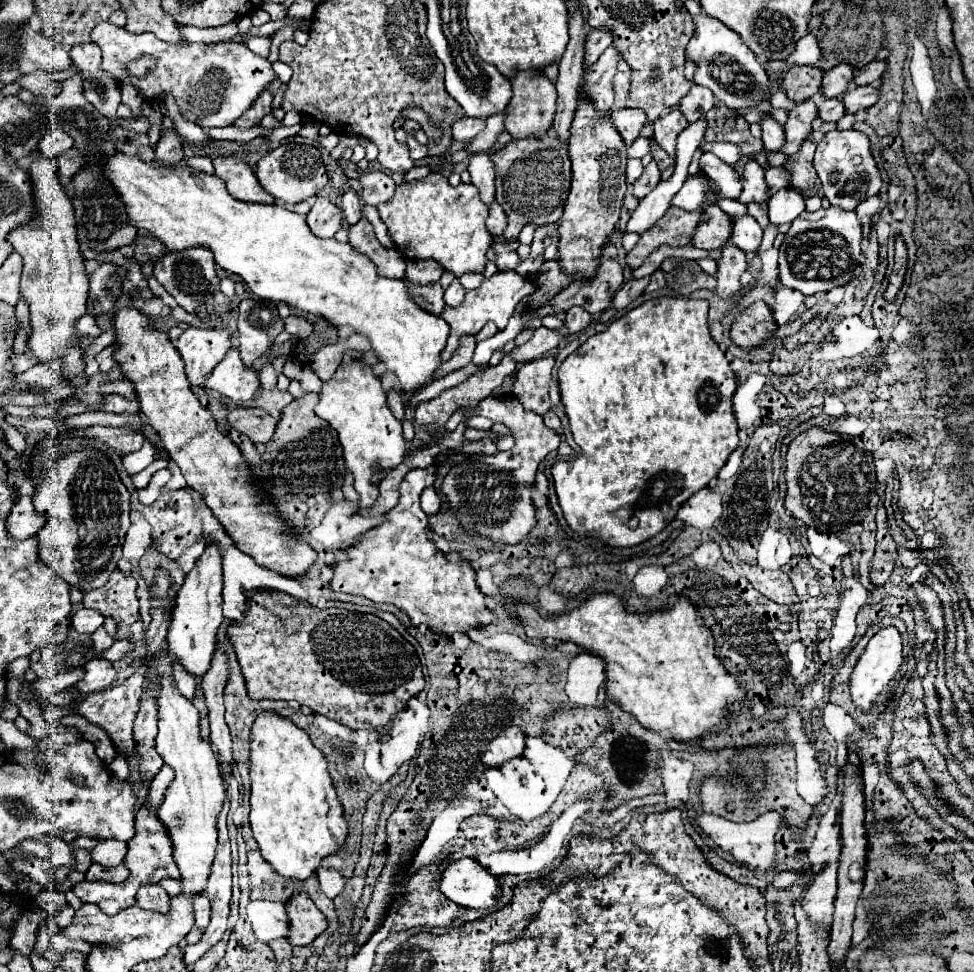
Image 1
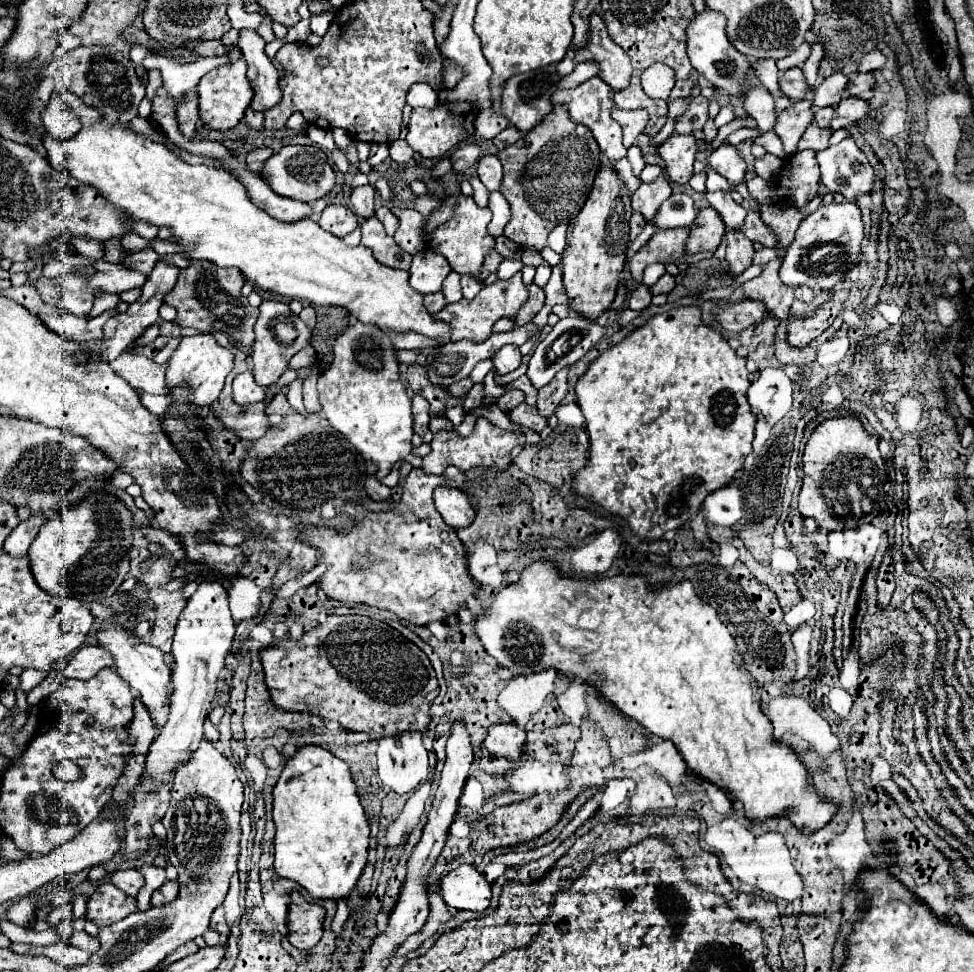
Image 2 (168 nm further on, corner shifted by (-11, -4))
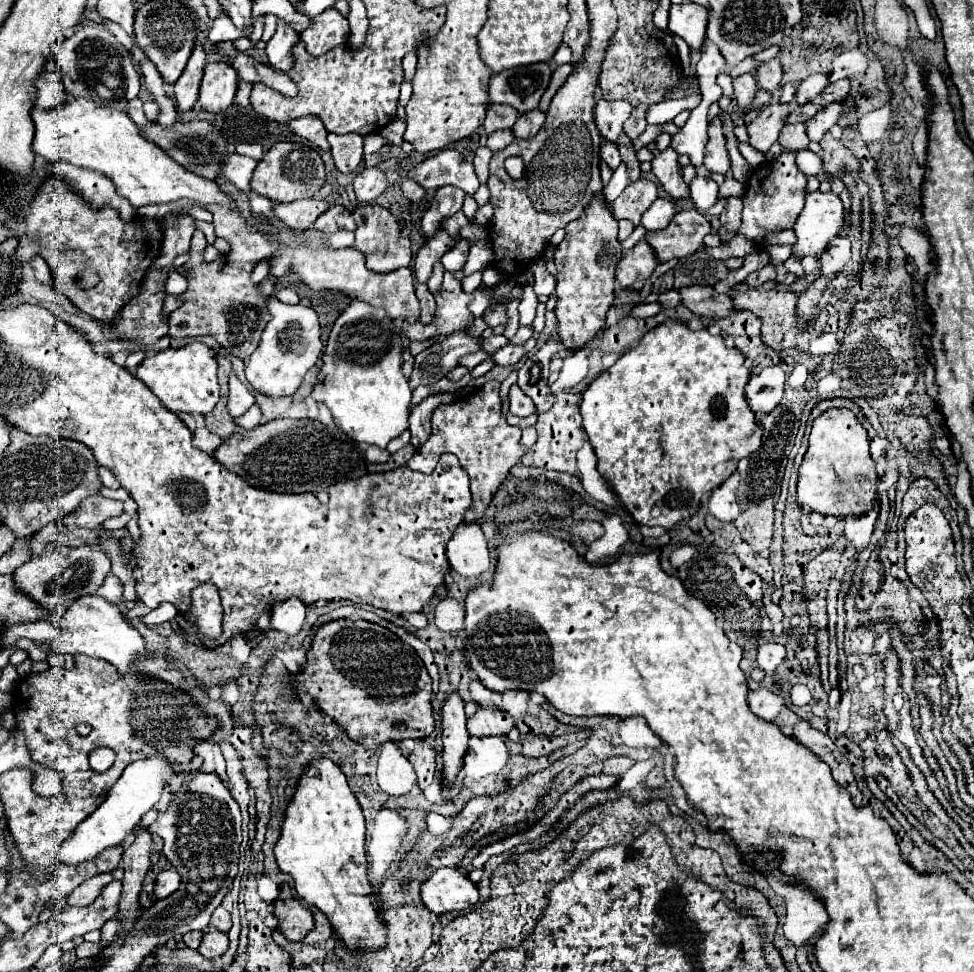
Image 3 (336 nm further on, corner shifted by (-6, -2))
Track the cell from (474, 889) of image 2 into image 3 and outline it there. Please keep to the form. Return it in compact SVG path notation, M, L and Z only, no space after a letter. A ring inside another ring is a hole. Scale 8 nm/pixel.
M444 867L424 881L422 903L436 915L462 911L478 903L478 887L456 867Z

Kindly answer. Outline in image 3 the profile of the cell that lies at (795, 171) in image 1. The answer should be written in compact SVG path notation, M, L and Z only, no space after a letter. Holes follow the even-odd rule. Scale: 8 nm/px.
M784 149L776 161L760 165L750 175L744 193L744 217L738 235L744 235L746 239L760 245L766 235L794 227L798 215L802 213L804 197L806 197L806 175L798 171L794 159L796 153Z

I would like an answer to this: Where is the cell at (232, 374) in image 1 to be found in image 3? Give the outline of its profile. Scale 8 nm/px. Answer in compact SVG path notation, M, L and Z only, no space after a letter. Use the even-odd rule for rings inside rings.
M230 375L228 385L230 385L228 411L230 411L232 417L240 417L254 405L254 395L248 391L248 387L236 375Z

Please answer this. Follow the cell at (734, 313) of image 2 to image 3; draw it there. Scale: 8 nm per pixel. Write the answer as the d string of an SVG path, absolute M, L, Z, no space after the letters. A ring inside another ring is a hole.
M688 285L678 289L682 303L700 317L724 317L728 315L732 307L732 299L728 295L716 293L712 287L704 285Z

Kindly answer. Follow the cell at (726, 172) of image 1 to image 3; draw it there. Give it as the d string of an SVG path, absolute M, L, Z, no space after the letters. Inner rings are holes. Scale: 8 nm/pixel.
M718 115L708 123L708 143L704 151L704 167L710 173L720 173L720 175L726 175L730 171L730 157L726 151L726 139L722 135L722 121Z

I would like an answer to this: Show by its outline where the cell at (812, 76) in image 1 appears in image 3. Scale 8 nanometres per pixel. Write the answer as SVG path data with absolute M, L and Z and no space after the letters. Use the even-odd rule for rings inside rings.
M770 59L770 61L762 63L762 65L758 65L754 75L756 75L756 83L762 89L766 89L768 93L774 93L774 95L778 93L780 79L782 79L782 65L780 65L778 59Z

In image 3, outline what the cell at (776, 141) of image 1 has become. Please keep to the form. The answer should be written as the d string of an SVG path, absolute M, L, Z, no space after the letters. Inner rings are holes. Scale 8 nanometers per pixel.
M744 73L744 75L734 77L732 87L734 87L734 95L736 95L740 107L748 107L750 101L754 99L754 95L756 95L756 89L758 89L752 73Z

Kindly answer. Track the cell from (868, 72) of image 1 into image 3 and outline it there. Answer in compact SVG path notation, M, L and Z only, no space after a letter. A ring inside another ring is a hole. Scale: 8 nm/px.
M840 79L836 83L830 83L826 91L822 91L822 95L818 95L818 105L824 107L824 105L830 105L832 101L838 103L838 101L844 101L844 97L848 95L850 91L850 81L848 79Z

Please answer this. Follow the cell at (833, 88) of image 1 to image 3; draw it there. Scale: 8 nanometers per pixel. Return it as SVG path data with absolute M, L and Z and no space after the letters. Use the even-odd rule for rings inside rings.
M810 75L808 79L800 81L796 87L796 95L794 95L796 103L804 105L808 101L814 101L826 85L828 85L828 75Z

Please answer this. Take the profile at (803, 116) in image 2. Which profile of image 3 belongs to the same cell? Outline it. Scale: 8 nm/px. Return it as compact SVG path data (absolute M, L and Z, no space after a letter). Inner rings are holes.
M770 103L770 105L766 105L758 113L758 117L746 127L748 137L750 137L748 143L754 149L766 153L778 141L780 129L784 127L784 121L786 121L788 113L790 113L788 105L782 105L782 103Z

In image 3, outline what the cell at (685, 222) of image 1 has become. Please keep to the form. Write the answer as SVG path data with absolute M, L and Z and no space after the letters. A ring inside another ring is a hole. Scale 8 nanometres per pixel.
M646 241L636 243L618 263L616 267L616 283L622 287L630 287L634 281L644 281L652 275L658 261L654 257L654 251Z

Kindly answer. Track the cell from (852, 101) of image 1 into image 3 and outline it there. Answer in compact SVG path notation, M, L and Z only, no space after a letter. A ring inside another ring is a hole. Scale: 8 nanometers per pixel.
M830 103L824 109L820 109L810 121L806 121L806 133L812 141L820 141L822 135L840 119L842 115L842 105L840 103Z

